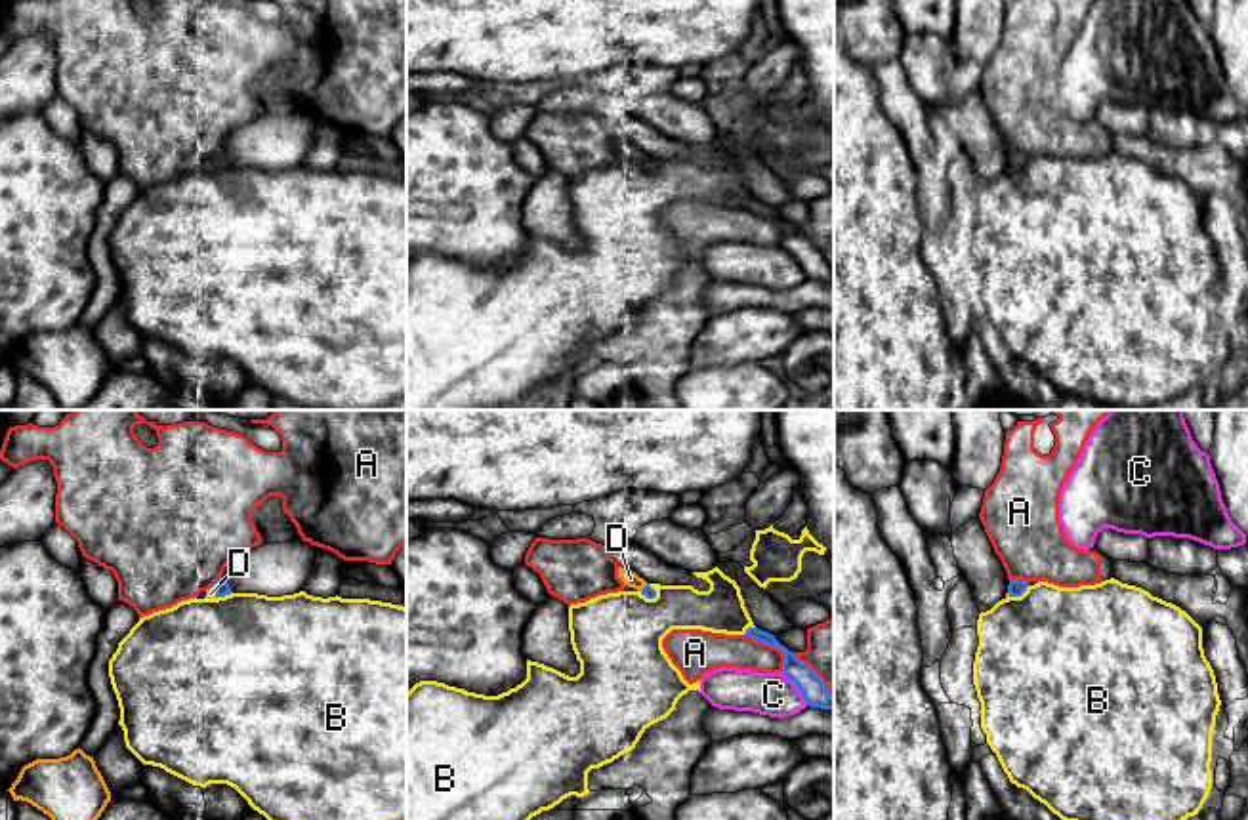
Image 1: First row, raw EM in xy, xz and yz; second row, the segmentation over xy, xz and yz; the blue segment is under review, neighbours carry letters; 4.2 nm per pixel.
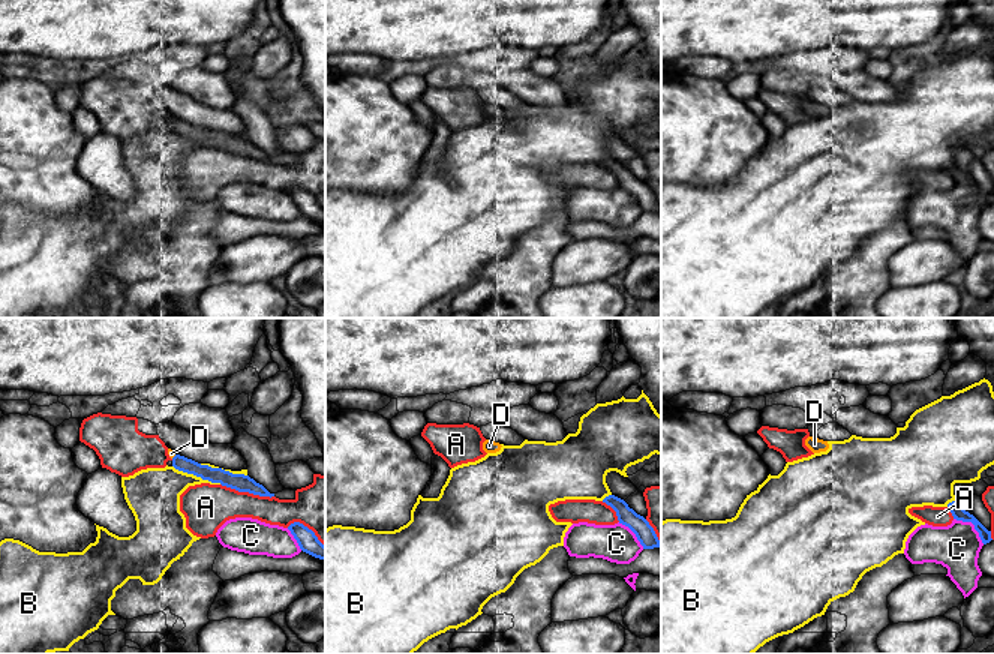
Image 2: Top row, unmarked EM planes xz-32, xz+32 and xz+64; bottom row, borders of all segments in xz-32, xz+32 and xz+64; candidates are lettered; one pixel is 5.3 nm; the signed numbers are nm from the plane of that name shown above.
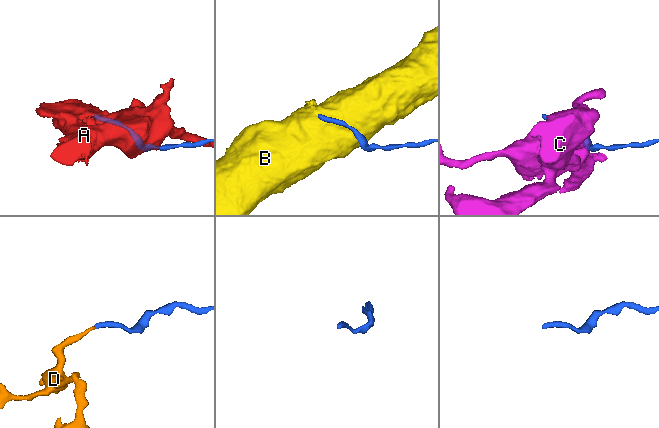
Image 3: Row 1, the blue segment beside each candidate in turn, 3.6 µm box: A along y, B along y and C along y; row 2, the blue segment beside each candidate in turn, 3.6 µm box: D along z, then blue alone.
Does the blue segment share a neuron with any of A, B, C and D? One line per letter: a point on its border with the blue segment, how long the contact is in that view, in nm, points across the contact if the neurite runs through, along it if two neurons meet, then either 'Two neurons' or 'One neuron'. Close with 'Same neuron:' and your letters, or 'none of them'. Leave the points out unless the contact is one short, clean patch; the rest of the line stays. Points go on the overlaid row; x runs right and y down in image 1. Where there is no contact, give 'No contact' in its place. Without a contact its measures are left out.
A: Touches blue at xz (771, 645). Shared border 220 nm. Two neurons
B: Touches blue at yz (1019, 595). Shared border 100 nm. Two neurons
C: Touches blue at xz (796, 687). Shared border 180 nm. Two neurons
D: Touches blue at xy (216, 594). Shared border 50 nm. Two neurons
Same neuron: none of them

